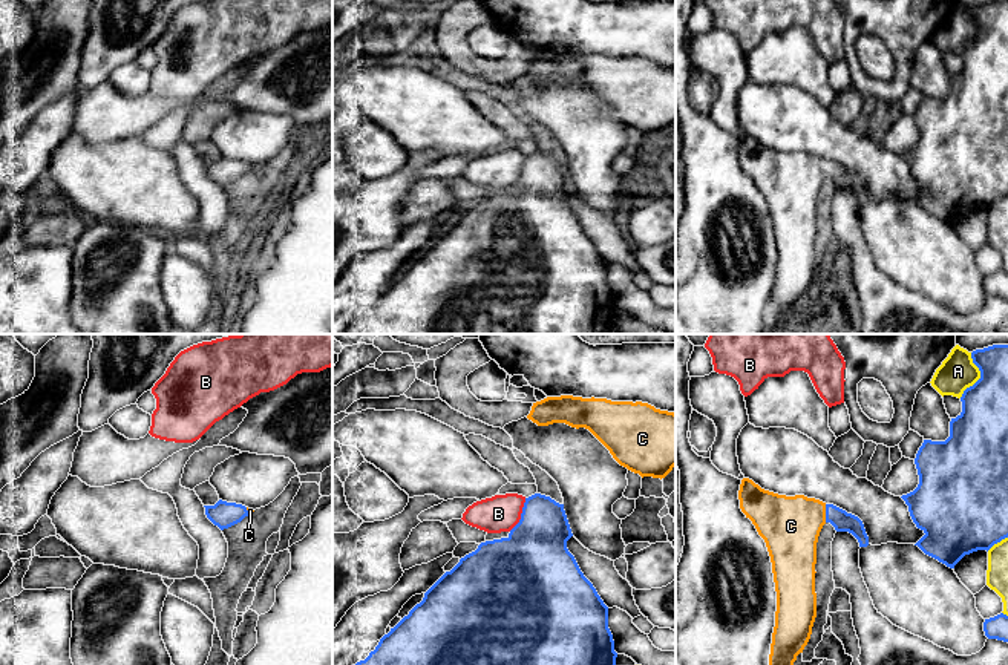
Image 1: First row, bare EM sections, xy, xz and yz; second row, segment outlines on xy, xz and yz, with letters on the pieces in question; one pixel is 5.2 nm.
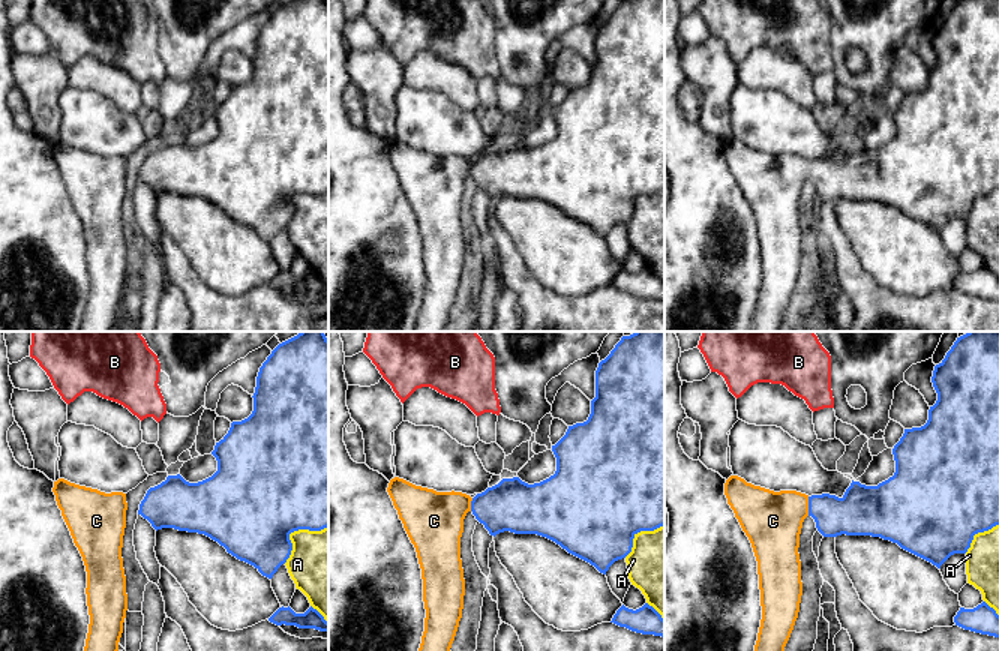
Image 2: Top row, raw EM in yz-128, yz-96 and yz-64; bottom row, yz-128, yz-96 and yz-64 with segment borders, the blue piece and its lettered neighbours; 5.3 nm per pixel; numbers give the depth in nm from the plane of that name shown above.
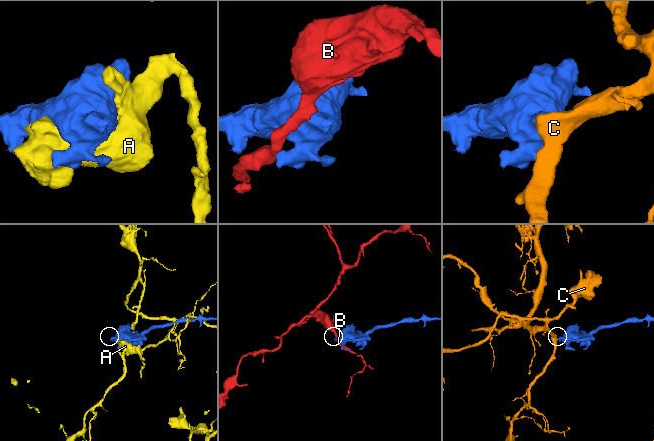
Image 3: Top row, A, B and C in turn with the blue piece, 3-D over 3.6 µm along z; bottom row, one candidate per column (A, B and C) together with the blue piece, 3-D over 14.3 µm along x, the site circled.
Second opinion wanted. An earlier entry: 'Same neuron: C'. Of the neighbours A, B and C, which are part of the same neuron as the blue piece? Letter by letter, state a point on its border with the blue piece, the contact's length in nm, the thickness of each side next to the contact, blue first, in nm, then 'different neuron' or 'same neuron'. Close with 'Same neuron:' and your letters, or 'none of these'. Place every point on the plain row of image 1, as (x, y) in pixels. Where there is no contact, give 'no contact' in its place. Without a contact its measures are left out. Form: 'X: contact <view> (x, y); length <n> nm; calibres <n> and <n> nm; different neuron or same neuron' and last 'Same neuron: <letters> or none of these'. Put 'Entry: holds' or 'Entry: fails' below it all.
A: contact yz (981, 32); length 240 nm; calibres 260 and 190 nm; different neuron
B: contact xz (521, 172); length 200 nm; calibres 380 and 190 nm; different neuron
C: contact yz (826, 170); length 100 nm; calibres 110 and 300 nm; same neuron
Same neuron: C
Entry: holds

